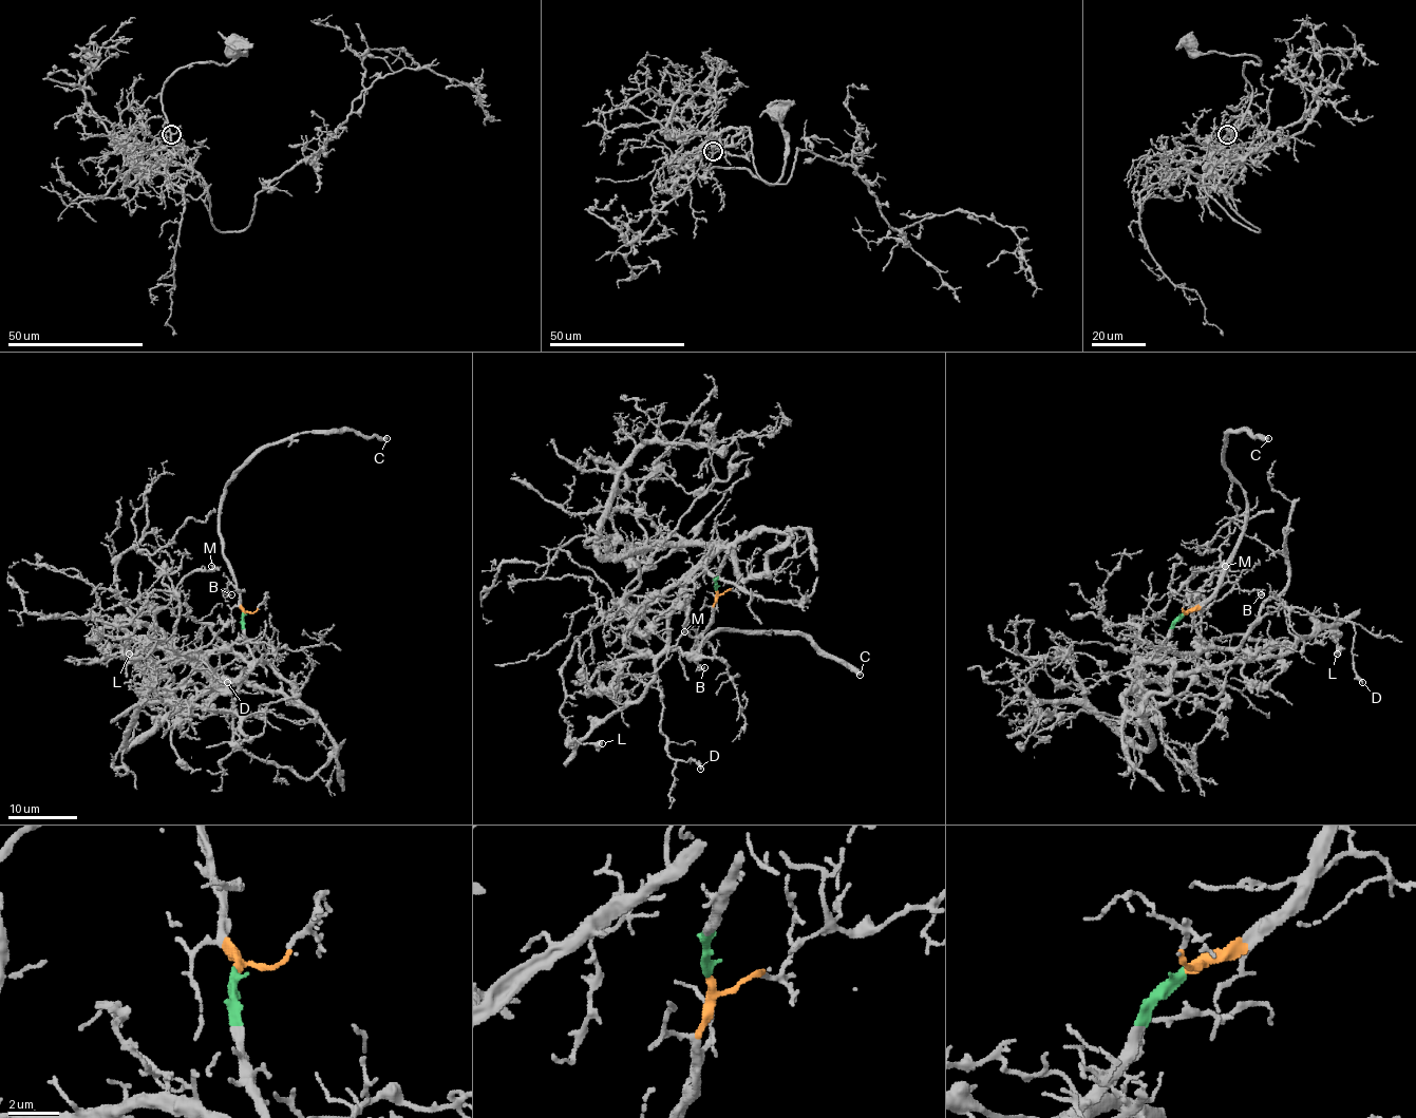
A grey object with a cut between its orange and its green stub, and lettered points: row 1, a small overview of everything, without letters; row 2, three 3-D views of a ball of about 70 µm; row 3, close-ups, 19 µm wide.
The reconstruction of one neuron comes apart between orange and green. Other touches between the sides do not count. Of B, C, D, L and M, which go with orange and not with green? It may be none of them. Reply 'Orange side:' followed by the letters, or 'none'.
Orange side: B, C

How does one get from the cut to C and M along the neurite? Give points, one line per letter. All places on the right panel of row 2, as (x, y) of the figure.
C: (1184, 613), (1192, 612), (1213, 591), (1241, 532), (1246, 496), (1224, 461), (1224, 436), (1245, 431), (1268, 439)
M: (1183, 613), (1172, 632), (1143, 662), (1162, 650), (1196, 651), (1202, 646), (1188, 581), (1196, 570), (1226, 565)

